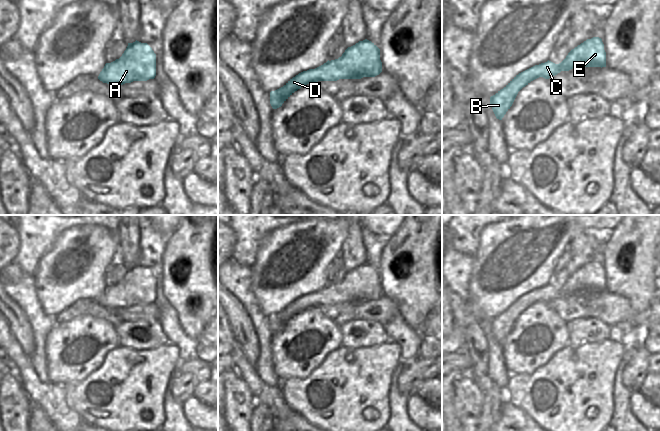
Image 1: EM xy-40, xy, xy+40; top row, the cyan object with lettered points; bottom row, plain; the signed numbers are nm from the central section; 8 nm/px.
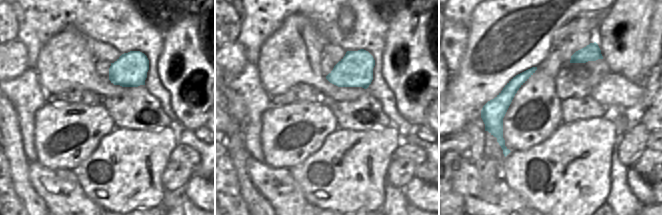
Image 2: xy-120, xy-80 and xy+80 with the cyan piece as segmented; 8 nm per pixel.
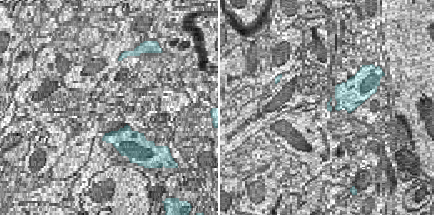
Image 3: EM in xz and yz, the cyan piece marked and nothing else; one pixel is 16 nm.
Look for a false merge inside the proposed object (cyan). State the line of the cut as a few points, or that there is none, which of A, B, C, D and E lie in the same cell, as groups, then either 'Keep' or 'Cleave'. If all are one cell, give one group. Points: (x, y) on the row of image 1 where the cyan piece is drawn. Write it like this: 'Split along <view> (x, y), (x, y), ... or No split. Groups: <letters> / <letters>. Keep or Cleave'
No split. Groups: A B C D E. Keep.

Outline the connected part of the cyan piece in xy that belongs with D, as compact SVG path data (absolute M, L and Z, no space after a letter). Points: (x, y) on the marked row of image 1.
M365 39L348 47L341 57L323 65L303 71L290 79L283 87L270 92L270 104L277 109L298 89L318 81L361 79L375 77L382 72L380 49Z

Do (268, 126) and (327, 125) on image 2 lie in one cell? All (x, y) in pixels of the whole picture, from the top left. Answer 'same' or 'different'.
same

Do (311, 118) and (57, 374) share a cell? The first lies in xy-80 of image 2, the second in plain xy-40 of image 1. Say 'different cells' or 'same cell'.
same cell

